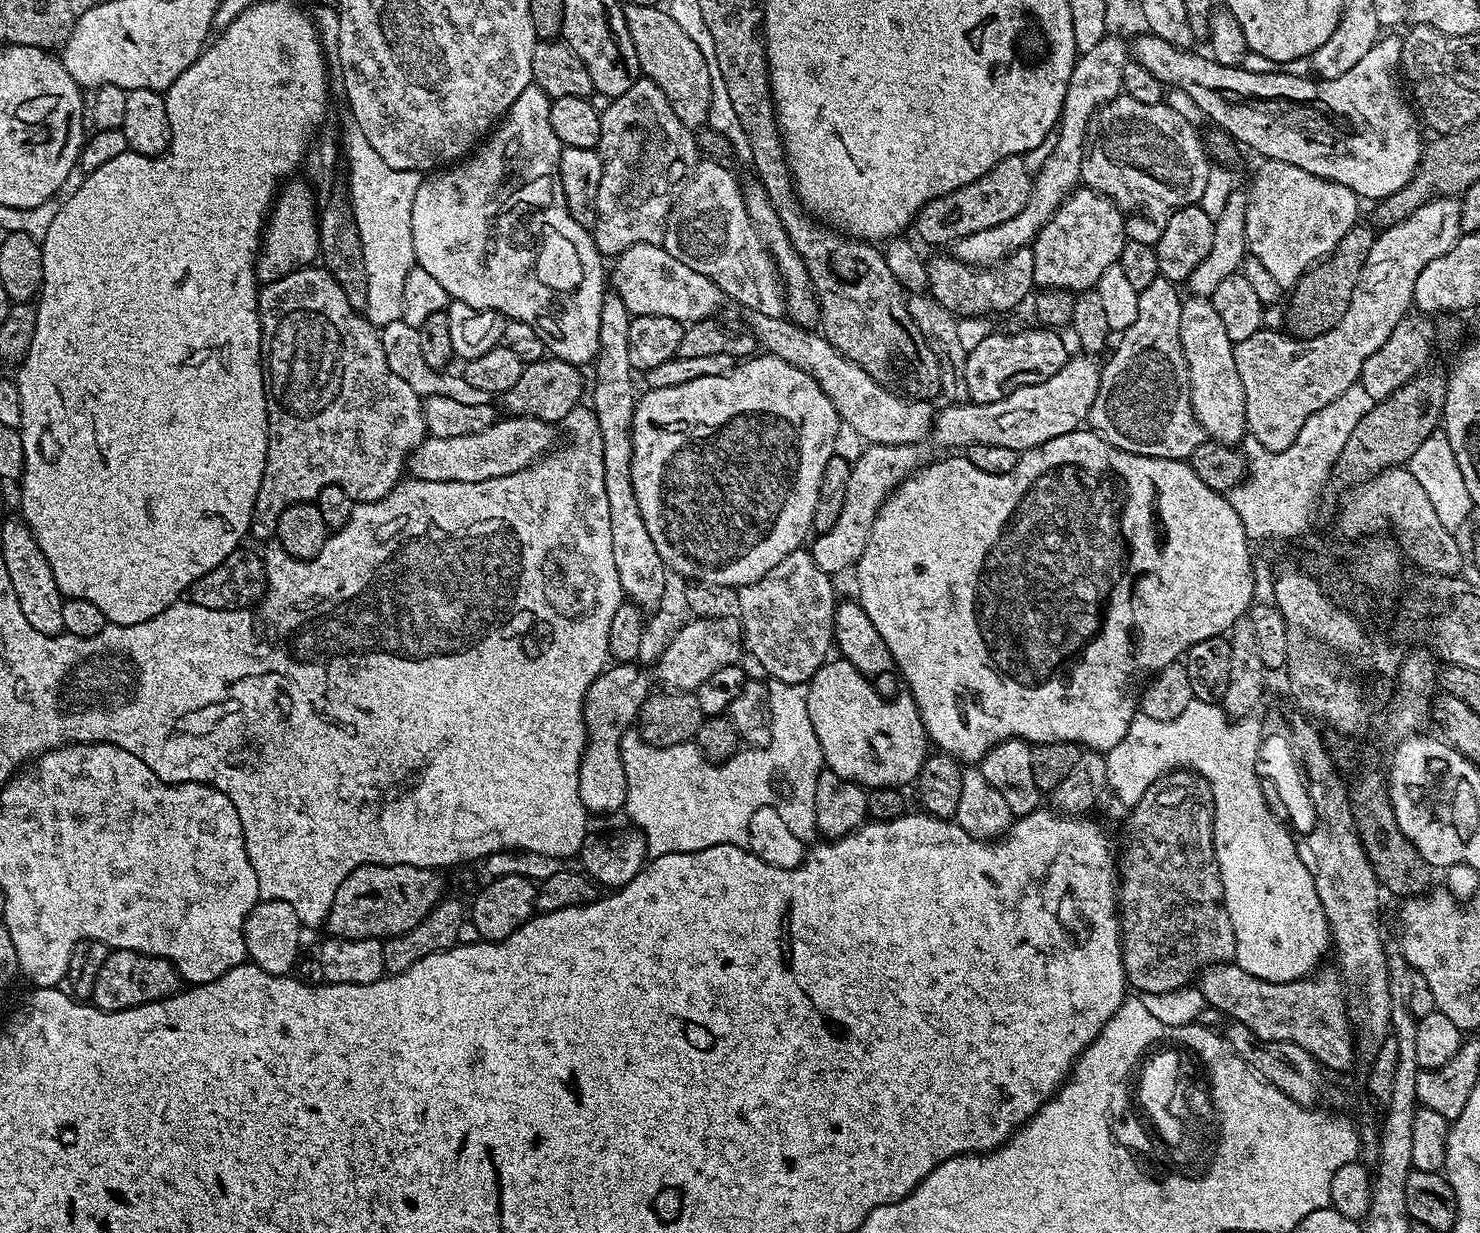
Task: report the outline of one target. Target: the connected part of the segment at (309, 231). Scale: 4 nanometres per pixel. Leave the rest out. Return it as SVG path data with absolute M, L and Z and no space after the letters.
M292 178L279 189L271 212L266 217L266 223L258 249L256 262L256 279L261 285L274 282L286 274L296 272L300 268L307 268L321 255L320 250L320 221L318 219L318 203L312 189L303 179Z

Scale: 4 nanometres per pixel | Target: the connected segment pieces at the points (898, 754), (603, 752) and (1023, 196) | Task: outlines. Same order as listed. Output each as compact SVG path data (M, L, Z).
M832 658L824 663L813 674L808 688L810 723L814 726L818 742L821 743L827 771L853 780L855 784L863 784L868 790L911 785L920 775L924 759L930 755L930 741L920 716L920 707L911 695L896 694L885 698L872 685L869 677L854 670L854 666L850 666L850 662L843 658Z
M616 662L605 667L600 676L594 678L584 699L584 724L588 727L588 745L584 747L584 757L580 759L580 797L584 809L589 814L596 815L597 812L600 816L608 816L611 812L619 813L626 802L628 783L620 743L625 734L637 723L638 717L643 713L644 703L654 688L654 680L649 669L647 672L646 669L639 668L640 666L636 662Z
M1007 156L986 174L982 174L982 178L922 206L914 221L914 232L928 244L948 246L970 234L978 234L978 230L990 230L990 226L998 226L1014 218L1014 214L1018 214L1022 206L1026 206L1032 193L1033 179L1033 173L1028 172L1024 165L1023 156Z

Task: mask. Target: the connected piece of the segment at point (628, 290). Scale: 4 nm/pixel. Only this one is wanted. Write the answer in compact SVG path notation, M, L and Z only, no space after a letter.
M635 244L615 257L610 268L611 291L626 302L626 310L633 316L662 314L662 318L674 318L679 324L690 325L717 315L726 303L723 290L706 274L690 270L686 262L678 262L659 244Z

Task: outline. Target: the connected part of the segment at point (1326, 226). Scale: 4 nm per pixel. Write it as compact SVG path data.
M1264 160L1247 189L1248 209L1246 210L1246 238L1250 256L1262 262L1272 278L1282 288L1291 288L1313 265L1324 260L1336 249L1338 242L1355 225L1360 198L1356 192L1341 183L1323 179L1318 175L1282 160Z

